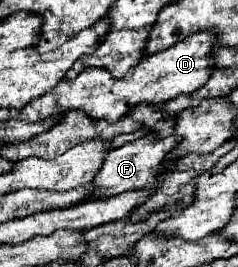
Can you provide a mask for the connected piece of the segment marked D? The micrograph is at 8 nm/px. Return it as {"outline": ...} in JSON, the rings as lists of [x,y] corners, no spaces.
{"outline":[[[200,32],[196,36],[188,36],[188,40],[176,42],[172,48],[166,48],[164,52],[144,56],[144,60],[140,60],[139,64],[120,80],[116,80],[104,68],[86,68],[74,78],[74,82],[58,82],[50,92],[34,98],[30,104],[18,110],[16,120],[38,122],[68,110],[82,110],[92,120],[106,120],[108,124],[114,124],[120,116],[124,116],[142,102],[158,106],[180,94],[190,94],[202,88],[208,76],[212,74],[212,48],[212,36],[208,36],[208,32]]]}

